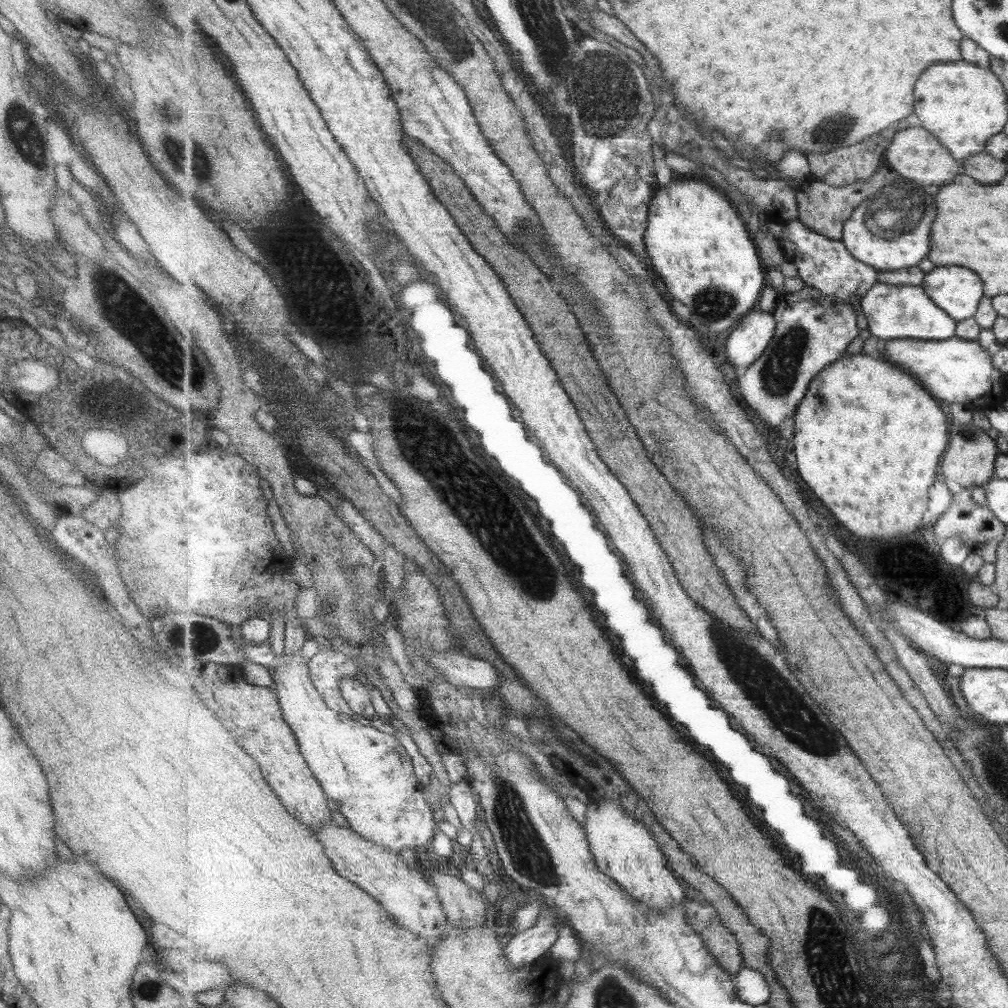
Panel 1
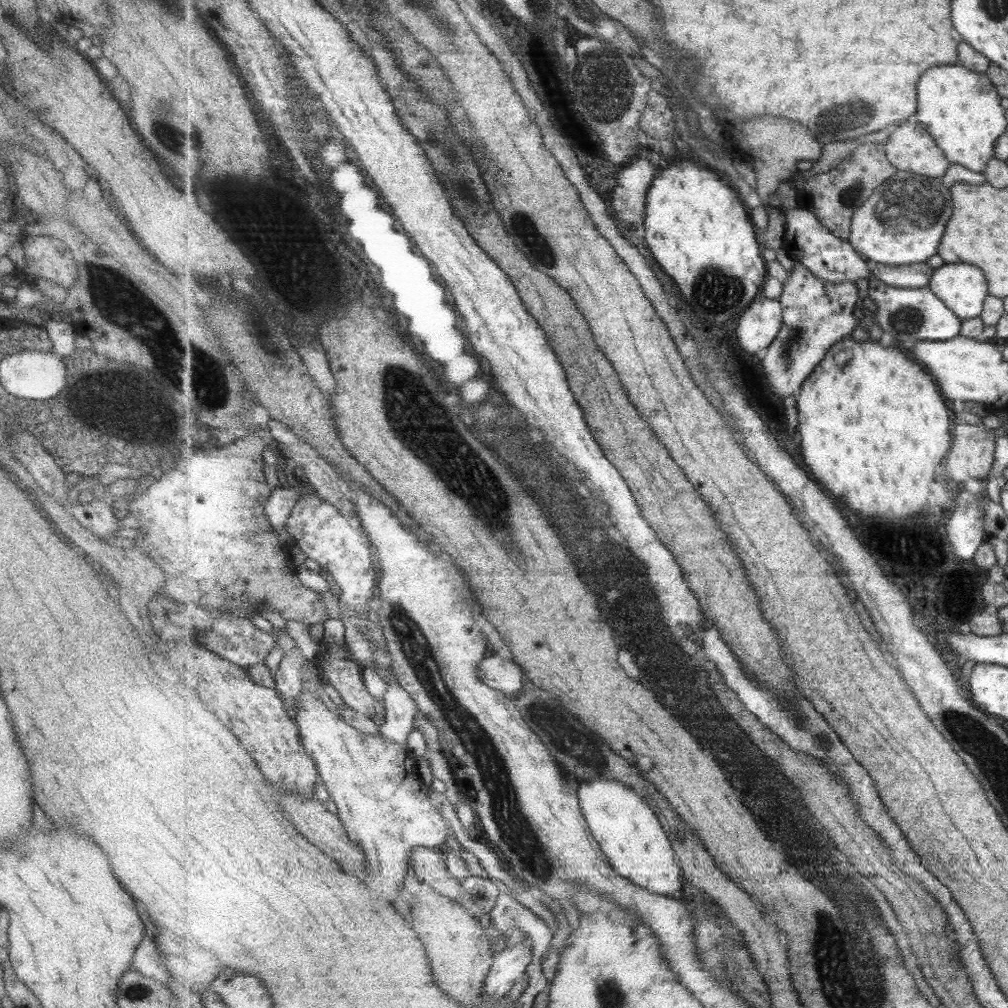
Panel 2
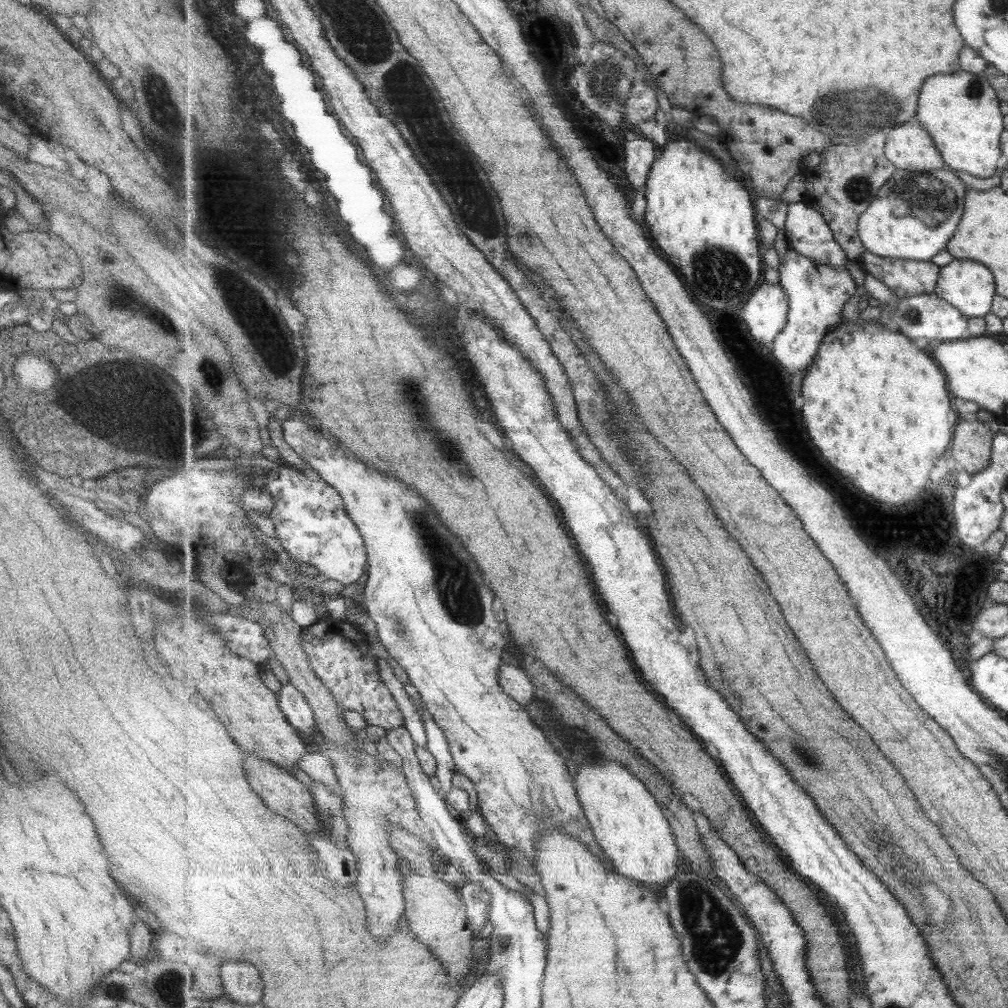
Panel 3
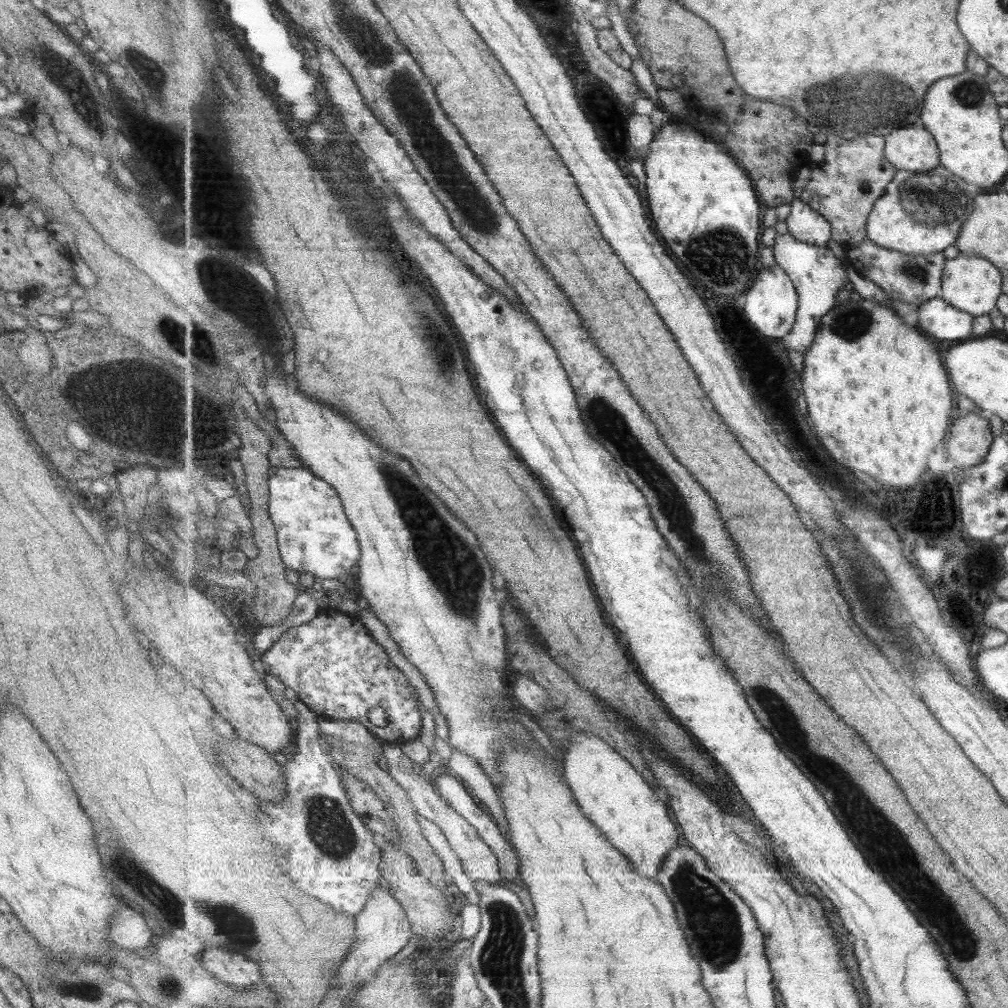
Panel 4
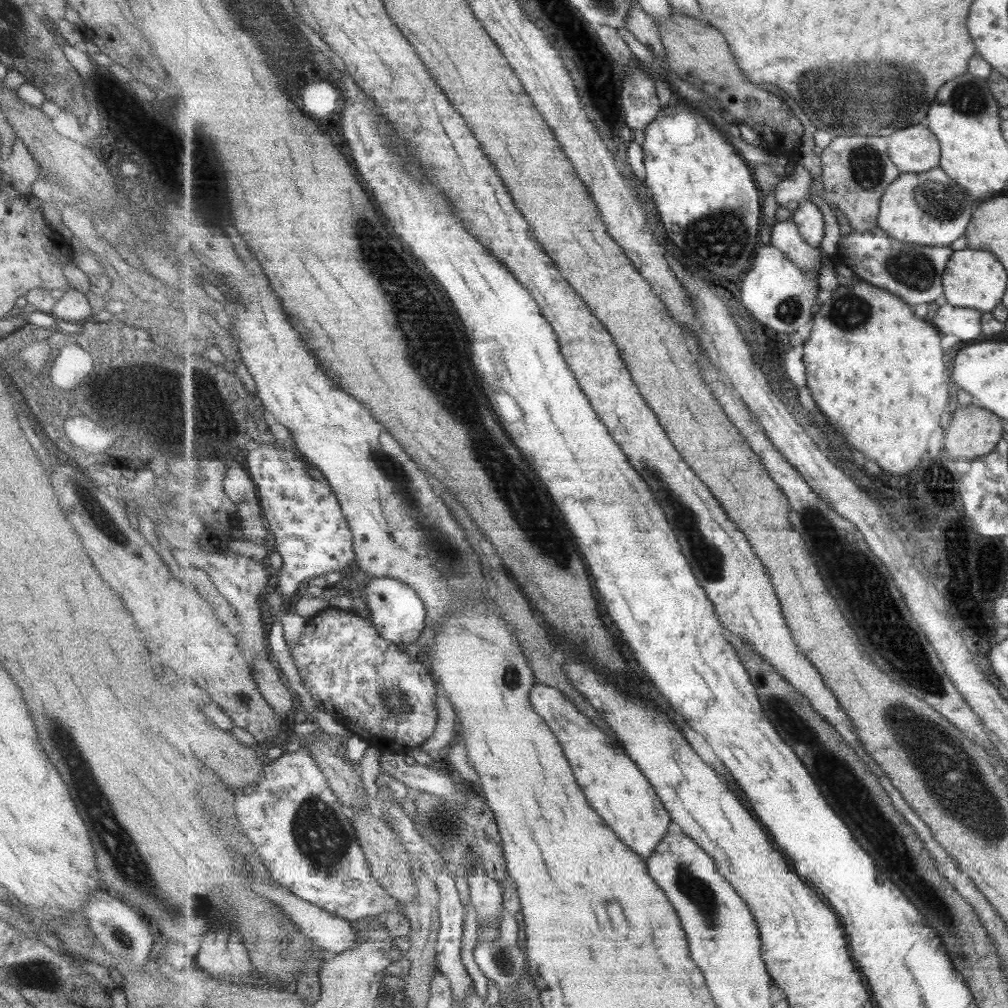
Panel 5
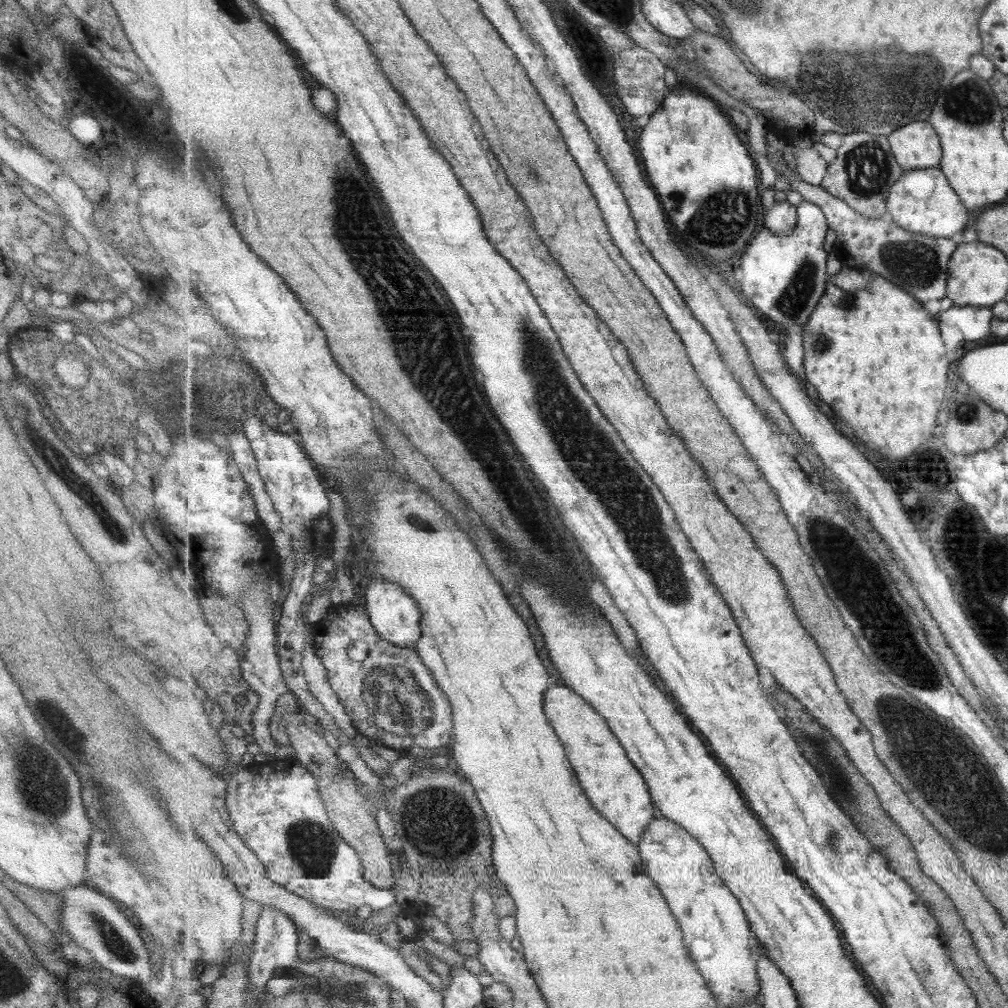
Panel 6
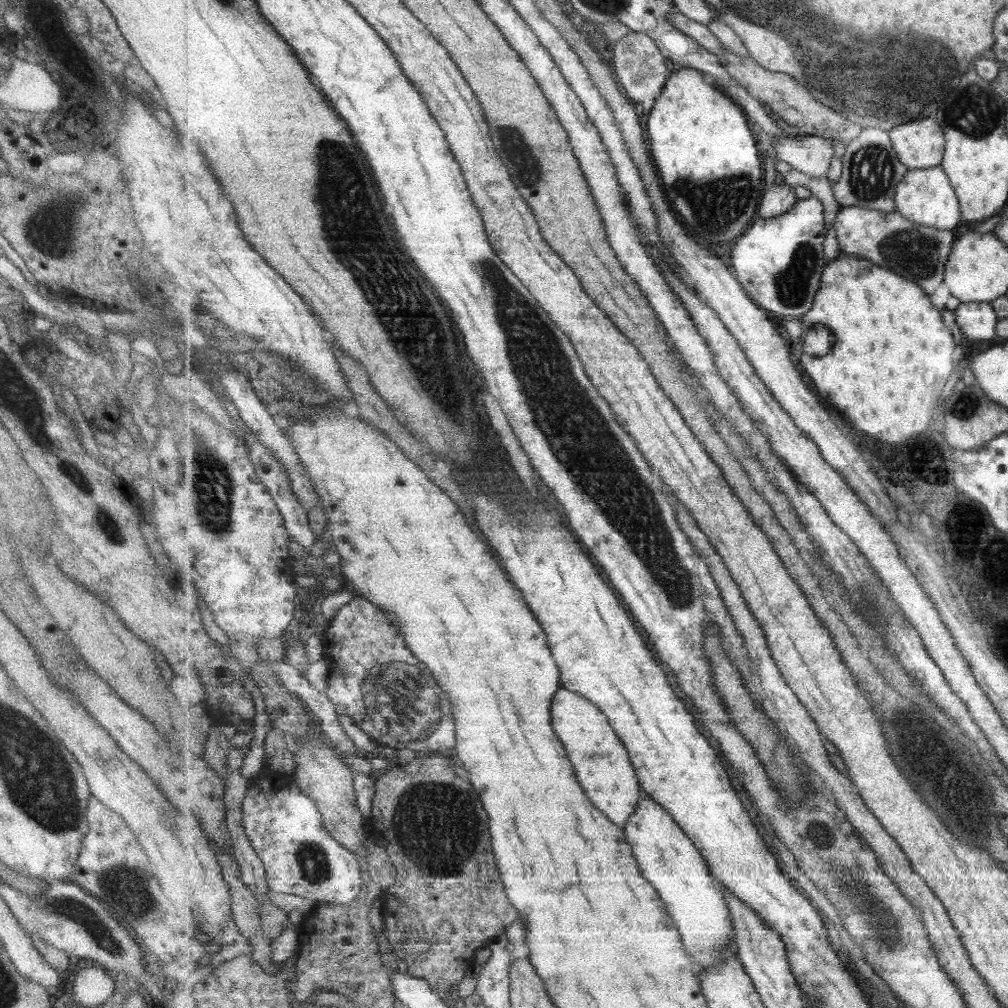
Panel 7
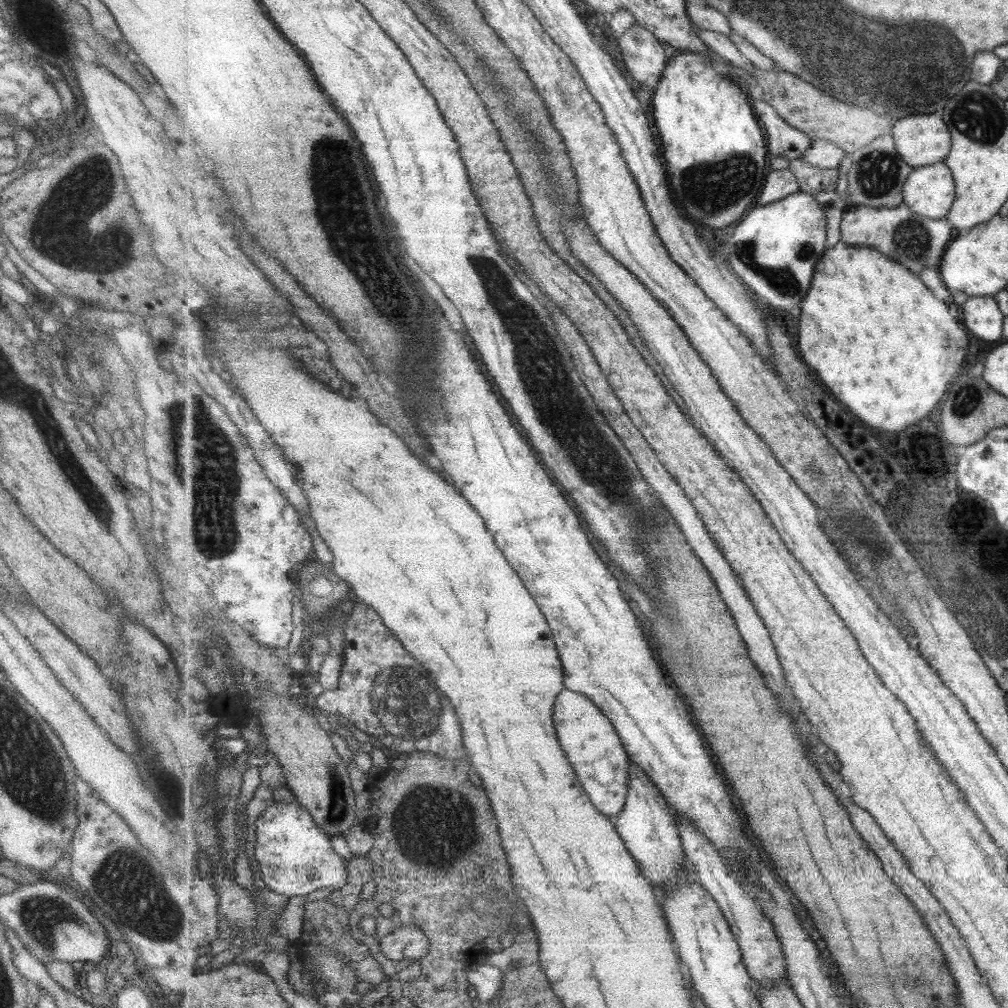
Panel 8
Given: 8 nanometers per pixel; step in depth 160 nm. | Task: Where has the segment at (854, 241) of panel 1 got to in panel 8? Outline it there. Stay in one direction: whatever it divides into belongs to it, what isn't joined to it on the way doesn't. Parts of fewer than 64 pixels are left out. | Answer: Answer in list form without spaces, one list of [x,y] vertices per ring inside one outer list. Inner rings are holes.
[[[939,162],[914,169],[903,194],[903,203],[913,213],[933,220],[947,218],[956,199],[956,184],[950,165]]]

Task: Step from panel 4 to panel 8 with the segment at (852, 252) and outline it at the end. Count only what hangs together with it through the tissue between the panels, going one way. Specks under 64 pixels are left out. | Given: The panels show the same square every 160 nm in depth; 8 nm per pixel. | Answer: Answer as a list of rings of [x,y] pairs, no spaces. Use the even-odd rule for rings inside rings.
[[[906,204],[897,208],[873,208],[870,206],[852,206],[846,212],[842,226],[842,242],[853,247],[873,248],[884,256],[905,264],[919,276],[927,268],[940,268],[944,262],[945,252],[953,238],[952,226],[945,219],[933,220],[913,213]]]

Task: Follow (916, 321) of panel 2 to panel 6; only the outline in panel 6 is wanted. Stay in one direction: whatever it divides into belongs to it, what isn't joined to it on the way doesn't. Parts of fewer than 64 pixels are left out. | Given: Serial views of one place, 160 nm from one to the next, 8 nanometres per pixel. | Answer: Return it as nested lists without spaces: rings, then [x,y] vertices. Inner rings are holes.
[[[953,305],[949,309],[949,316],[943,312],[941,320],[949,326],[957,326],[959,330],[963,330],[965,340],[981,340],[988,336],[990,332],[990,320],[994,318],[993,313],[989,307],[960,307]]]

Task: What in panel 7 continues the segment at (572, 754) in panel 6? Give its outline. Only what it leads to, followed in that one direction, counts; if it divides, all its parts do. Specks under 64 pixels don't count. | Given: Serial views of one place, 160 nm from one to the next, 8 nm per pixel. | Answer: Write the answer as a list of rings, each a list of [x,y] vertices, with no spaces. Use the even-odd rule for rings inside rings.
[[[561,688],[554,698],[551,710],[555,731],[569,750],[575,772],[579,772],[579,782],[583,788],[587,788],[586,793],[591,796],[591,802],[615,824],[625,829],[644,794],[627,747],[599,706],[577,692]]]

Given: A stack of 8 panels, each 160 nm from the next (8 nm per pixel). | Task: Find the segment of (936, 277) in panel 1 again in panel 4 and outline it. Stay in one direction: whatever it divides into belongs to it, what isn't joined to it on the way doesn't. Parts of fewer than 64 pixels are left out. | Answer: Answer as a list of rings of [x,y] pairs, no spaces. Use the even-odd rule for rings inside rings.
[[[959,254],[956,258],[946,262],[943,276],[943,290],[941,297],[955,308],[962,309],[963,312],[971,313],[973,316],[985,316],[996,306],[997,298],[1002,294],[1002,274],[985,257],[976,255]]]

